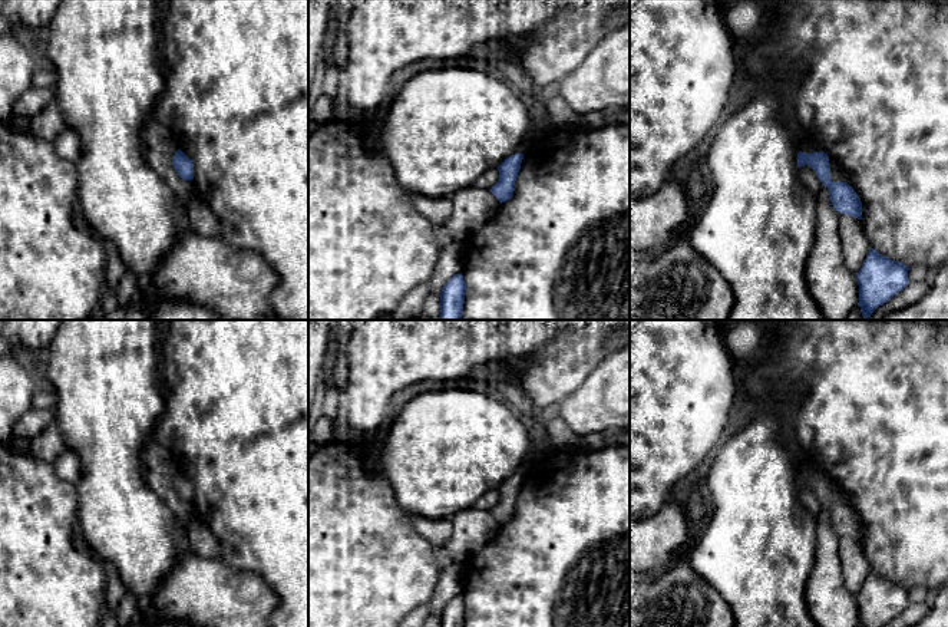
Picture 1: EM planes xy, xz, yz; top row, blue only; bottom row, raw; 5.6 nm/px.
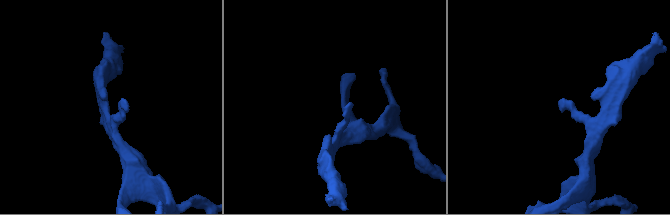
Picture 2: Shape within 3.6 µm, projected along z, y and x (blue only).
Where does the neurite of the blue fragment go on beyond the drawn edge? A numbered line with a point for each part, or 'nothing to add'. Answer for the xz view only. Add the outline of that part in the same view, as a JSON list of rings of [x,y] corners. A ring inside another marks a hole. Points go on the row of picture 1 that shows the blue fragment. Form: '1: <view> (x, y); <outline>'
nothing to add

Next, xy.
nothing to add

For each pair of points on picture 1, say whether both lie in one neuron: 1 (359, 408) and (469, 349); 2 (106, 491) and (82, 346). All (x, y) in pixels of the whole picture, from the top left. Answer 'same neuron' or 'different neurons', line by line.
1: same neuron
2: same neuron

